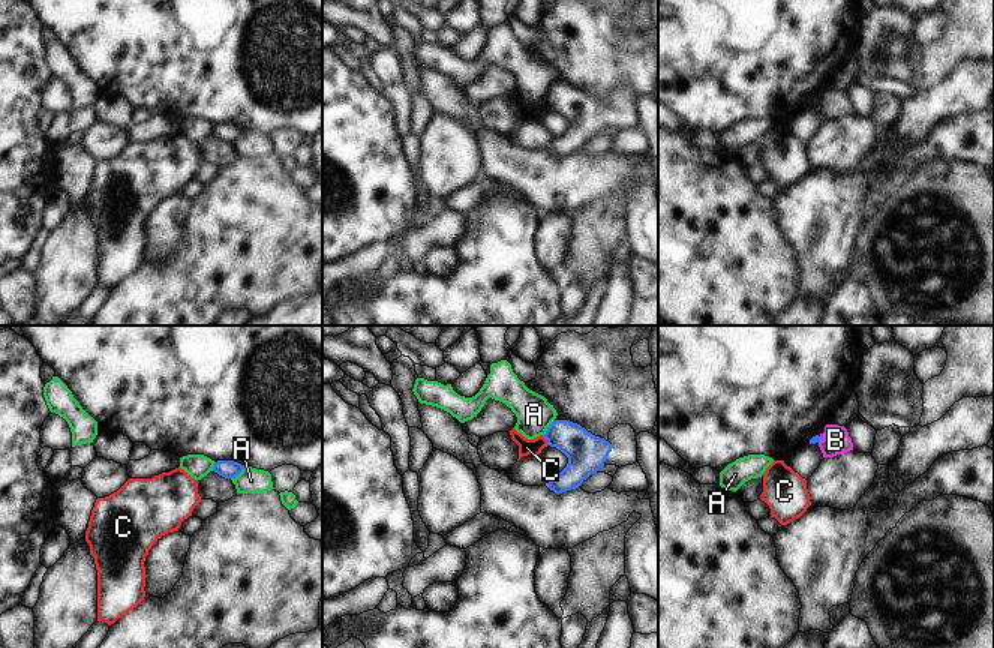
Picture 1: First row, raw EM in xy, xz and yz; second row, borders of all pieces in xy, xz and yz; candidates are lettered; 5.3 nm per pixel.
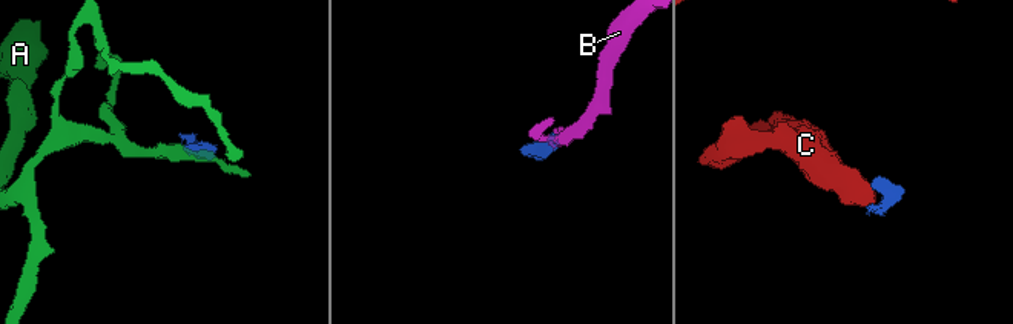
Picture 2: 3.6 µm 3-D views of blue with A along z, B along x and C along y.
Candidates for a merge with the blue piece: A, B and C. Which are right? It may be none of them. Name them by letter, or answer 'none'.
B

